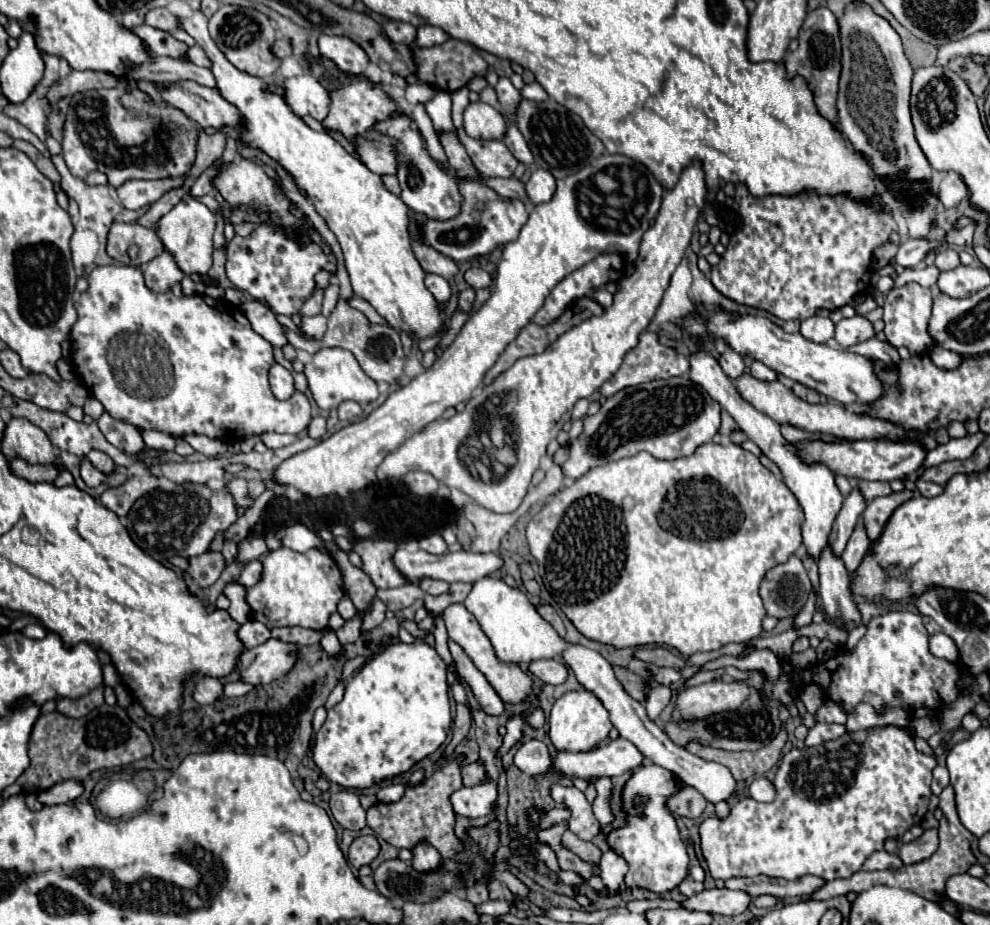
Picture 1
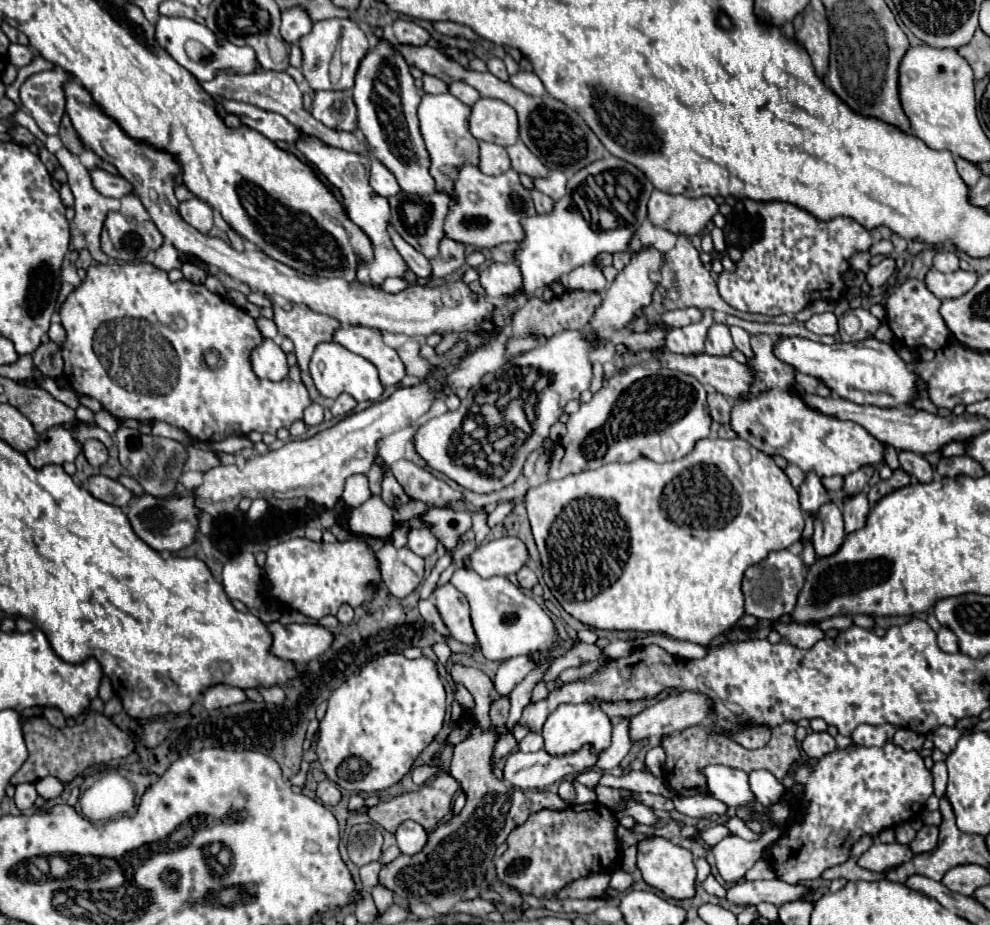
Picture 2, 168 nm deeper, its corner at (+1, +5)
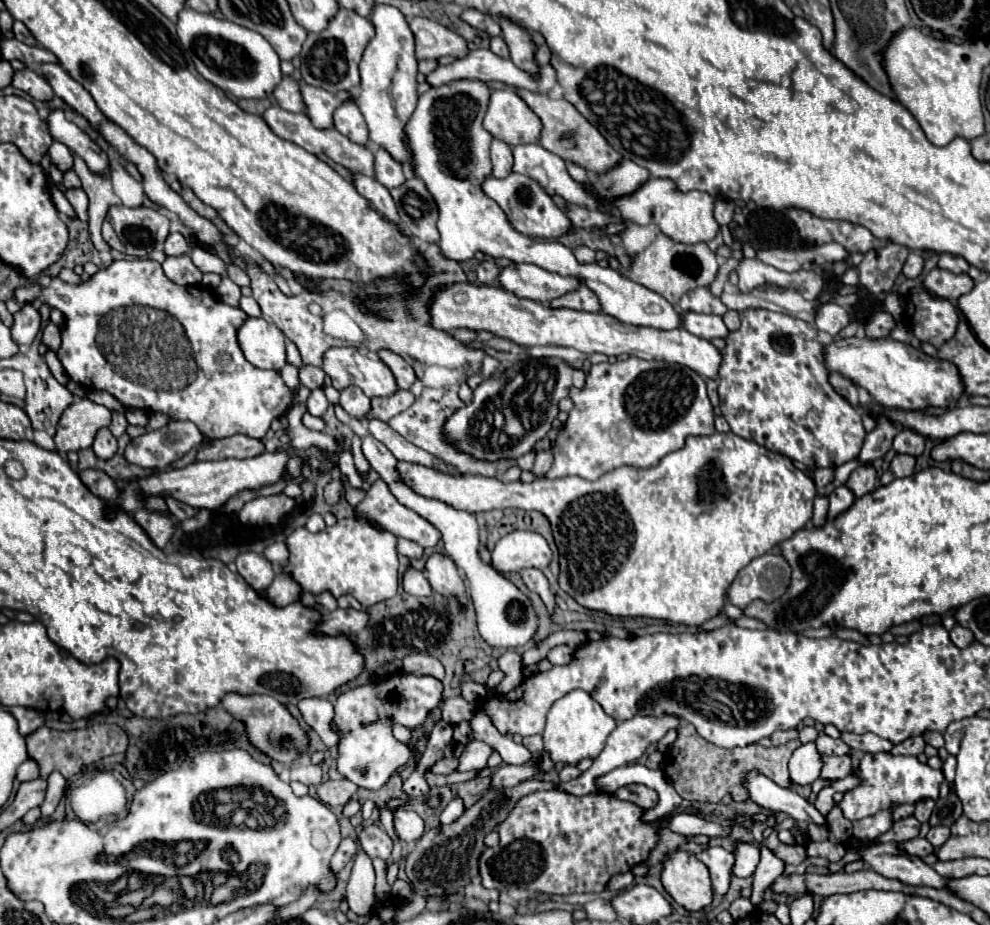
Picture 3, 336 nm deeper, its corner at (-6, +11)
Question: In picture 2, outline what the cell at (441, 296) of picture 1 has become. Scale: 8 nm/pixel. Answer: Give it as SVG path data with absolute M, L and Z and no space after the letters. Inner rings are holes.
M392 226L388 228L388 232L390 232L390 236L392 236L392 242L394 242L396 250L398 250L400 256L406 260L406 264L410 266L410 270L412 270L418 278L430 278L430 276L432 276L432 266L430 266L430 262L428 262L418 250L414 250L408 242L404 242Z

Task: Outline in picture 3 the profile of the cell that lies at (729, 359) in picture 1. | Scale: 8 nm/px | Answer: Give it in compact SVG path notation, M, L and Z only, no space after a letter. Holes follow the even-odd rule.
M683 312L681 316L683 316L683 328L699 338L713 340L713 338L723 338L729 332L721 316L699 314L699 312Z

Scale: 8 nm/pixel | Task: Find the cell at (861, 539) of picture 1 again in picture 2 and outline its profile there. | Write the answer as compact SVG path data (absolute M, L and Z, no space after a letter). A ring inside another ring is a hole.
M860 492L854 498L842 500L842 514L844 514L846 534L852 534L852 530L864 528L864 522L868 520L868 514L870 514L870 506L868 506L866 494Z

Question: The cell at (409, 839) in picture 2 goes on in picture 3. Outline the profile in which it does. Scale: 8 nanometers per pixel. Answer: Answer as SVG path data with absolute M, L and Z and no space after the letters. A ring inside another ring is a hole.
M395 810L393 812L393 822L395 822L395 832L403 842L415 842L423 836L423 820L419 814L411 810Z

